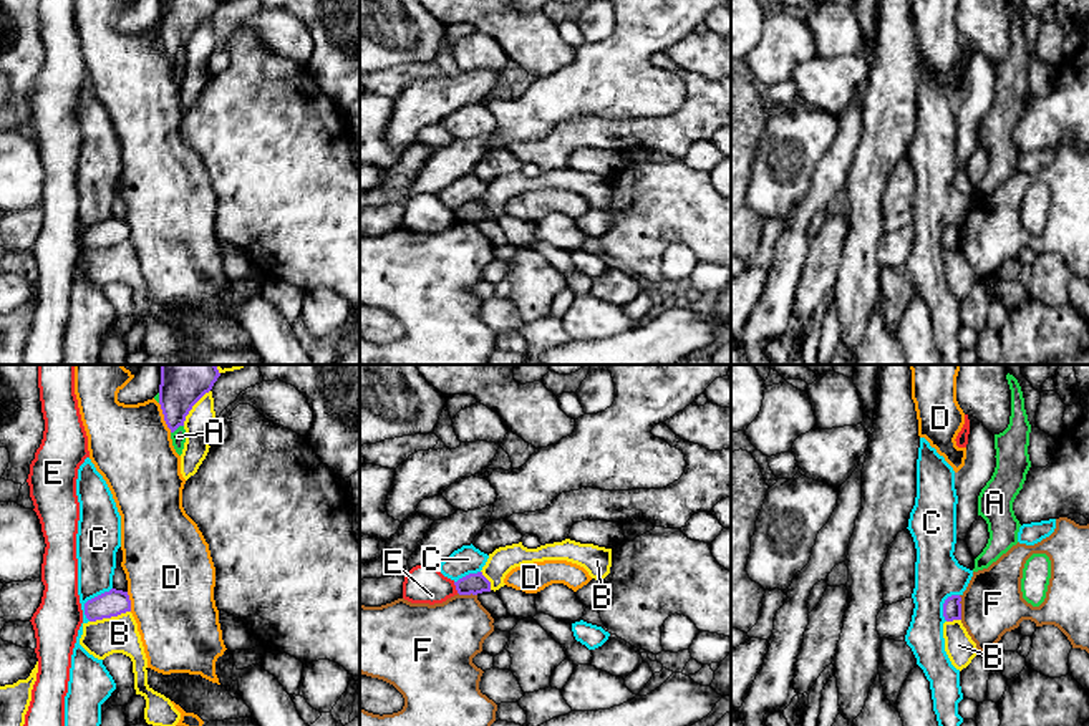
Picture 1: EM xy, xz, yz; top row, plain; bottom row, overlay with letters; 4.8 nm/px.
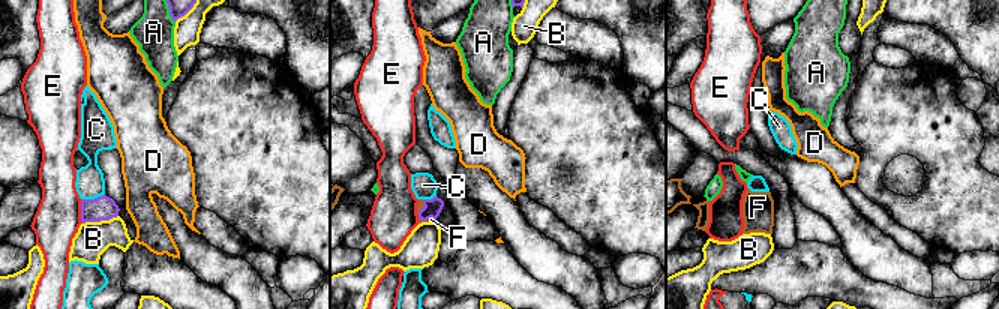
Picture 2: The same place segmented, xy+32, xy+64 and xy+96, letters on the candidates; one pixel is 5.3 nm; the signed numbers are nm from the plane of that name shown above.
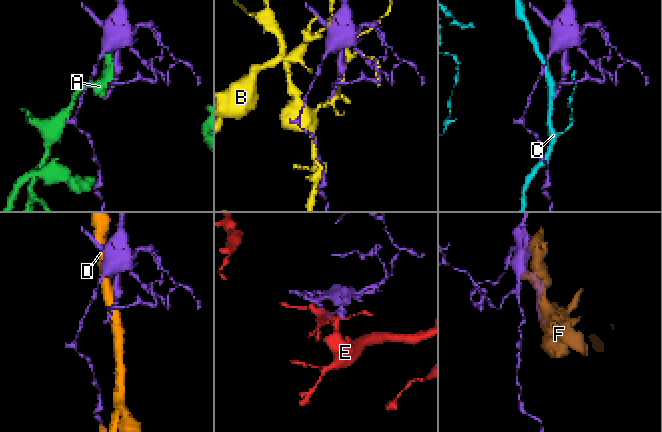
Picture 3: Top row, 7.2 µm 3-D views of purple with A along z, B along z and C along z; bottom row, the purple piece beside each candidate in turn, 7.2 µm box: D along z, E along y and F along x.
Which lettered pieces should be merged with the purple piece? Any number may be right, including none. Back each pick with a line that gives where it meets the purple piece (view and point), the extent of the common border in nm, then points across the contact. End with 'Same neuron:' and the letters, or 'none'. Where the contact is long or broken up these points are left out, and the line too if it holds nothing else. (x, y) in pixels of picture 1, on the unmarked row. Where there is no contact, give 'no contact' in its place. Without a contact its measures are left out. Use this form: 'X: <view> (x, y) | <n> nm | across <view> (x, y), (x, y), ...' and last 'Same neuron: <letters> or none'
Same neuron: none

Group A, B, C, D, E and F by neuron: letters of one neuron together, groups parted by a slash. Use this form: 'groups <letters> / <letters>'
groups A / B / C / D / E / F

